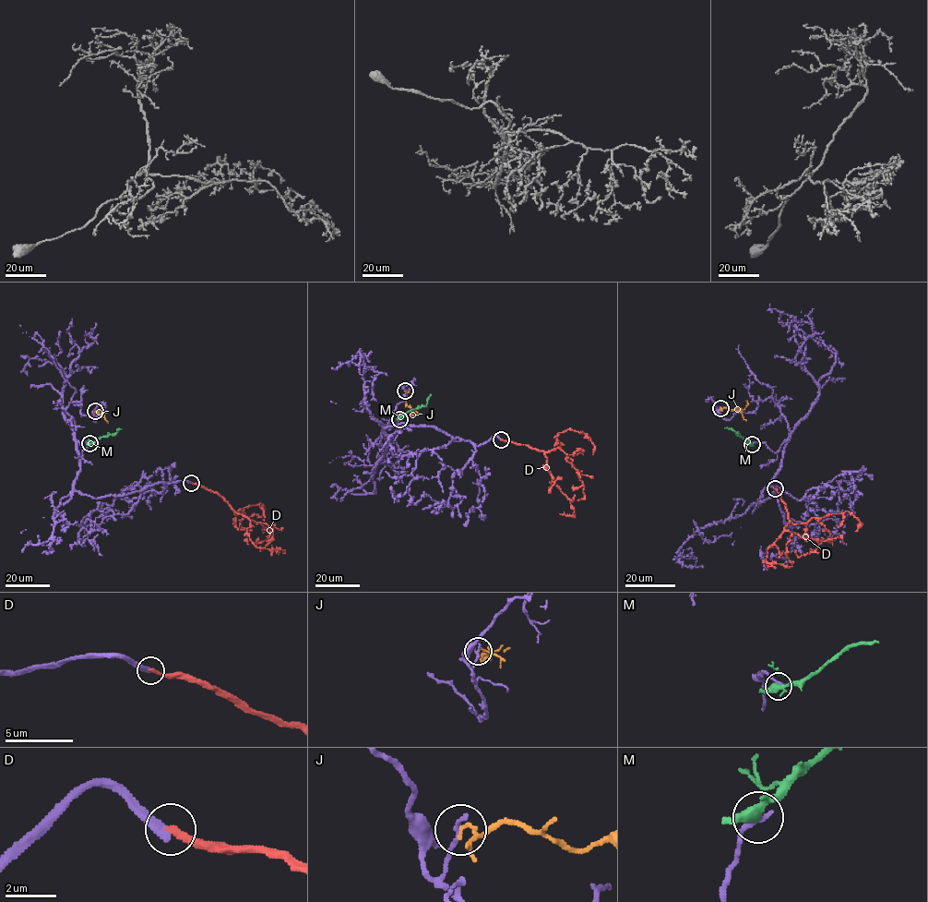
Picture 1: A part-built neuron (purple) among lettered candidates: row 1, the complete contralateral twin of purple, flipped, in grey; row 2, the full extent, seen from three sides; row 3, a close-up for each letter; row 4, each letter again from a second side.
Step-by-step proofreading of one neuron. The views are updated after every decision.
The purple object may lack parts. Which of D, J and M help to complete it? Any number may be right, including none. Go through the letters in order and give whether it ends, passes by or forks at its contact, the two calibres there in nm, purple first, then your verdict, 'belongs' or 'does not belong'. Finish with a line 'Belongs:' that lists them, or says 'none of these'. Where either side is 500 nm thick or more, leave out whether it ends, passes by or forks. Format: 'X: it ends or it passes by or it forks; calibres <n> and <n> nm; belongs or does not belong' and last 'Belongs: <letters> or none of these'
D: it ends; calibres 320 and 240 nm; does not belong
J: it ends; calibres 190 and 120 nm; does not belong
M: it forks; calibres 200 and 320 nm; does not belong
Belongs: none of these

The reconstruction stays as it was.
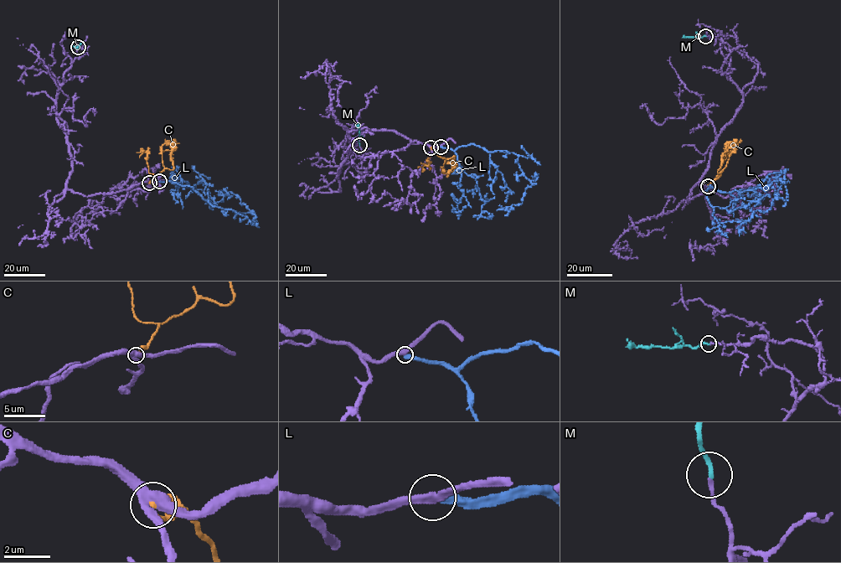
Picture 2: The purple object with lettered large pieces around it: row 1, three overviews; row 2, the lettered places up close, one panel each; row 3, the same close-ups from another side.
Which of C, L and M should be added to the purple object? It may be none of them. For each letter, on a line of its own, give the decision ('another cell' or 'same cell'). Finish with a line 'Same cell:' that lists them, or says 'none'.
C: another cell
L: another cell
M: same cell
Same cell: M

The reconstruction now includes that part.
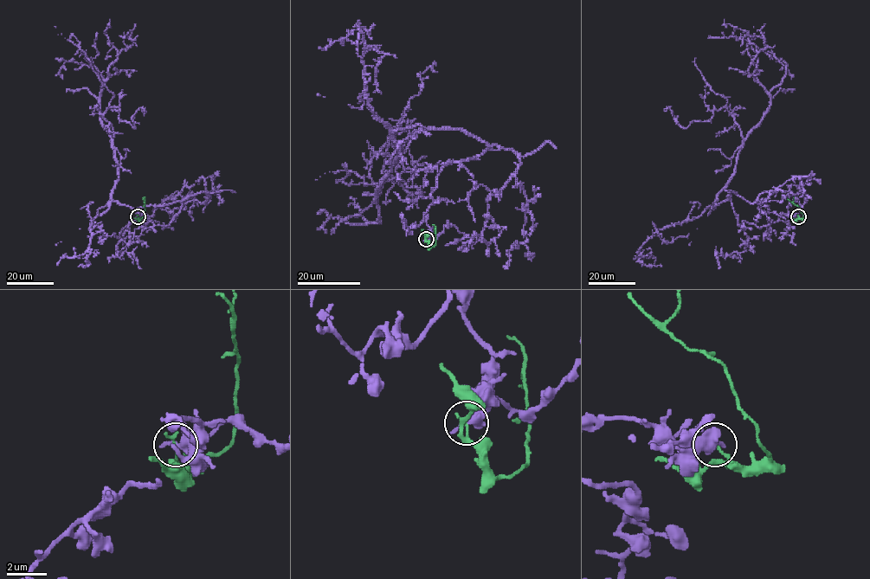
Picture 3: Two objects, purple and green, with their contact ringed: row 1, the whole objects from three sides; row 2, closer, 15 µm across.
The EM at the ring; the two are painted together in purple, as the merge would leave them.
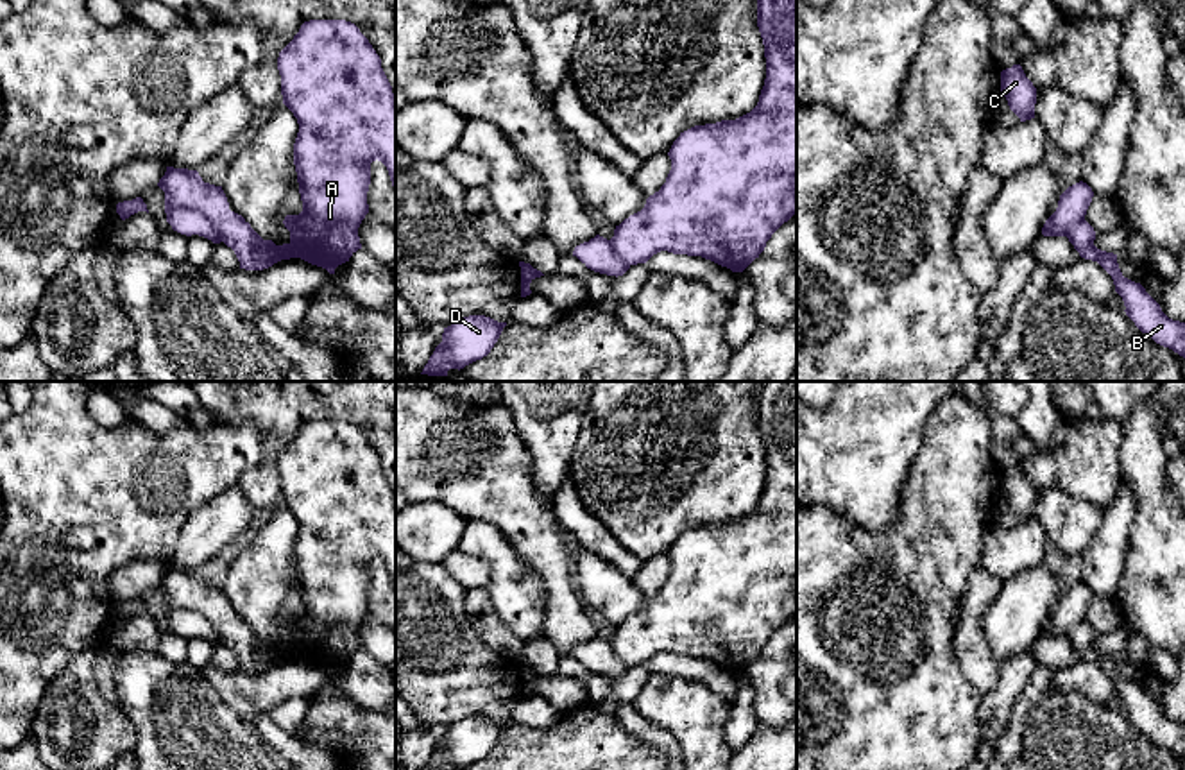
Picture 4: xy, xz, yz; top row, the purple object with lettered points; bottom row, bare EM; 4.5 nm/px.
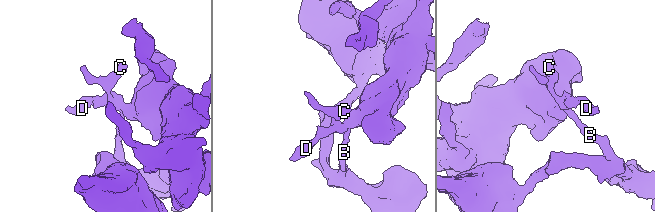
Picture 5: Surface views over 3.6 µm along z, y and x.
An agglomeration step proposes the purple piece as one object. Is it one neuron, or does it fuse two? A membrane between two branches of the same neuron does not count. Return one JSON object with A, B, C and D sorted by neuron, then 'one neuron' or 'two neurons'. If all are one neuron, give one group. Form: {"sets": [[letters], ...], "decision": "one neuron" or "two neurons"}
{"sets": [["A", "D"], ["B", "C"]], "decision": "two neurons"}

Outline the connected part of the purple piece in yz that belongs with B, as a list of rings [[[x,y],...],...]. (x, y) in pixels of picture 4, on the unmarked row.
[[[1081,621],[1069,630],[1067,639],[1081,659],[1097,663],[1112,677],[1115,693],[1124,702],[1124,713],[1135,727],[1156,745],[1185,759],[1185,723],[1169,720],[1140,684],[1122,677],[1117,655],[1094,646],[1094,629],[1087,621]]]

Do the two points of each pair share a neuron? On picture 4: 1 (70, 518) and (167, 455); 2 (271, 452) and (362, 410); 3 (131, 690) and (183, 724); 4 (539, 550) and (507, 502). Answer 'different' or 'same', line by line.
1: same
2: same
3: same
4: same

